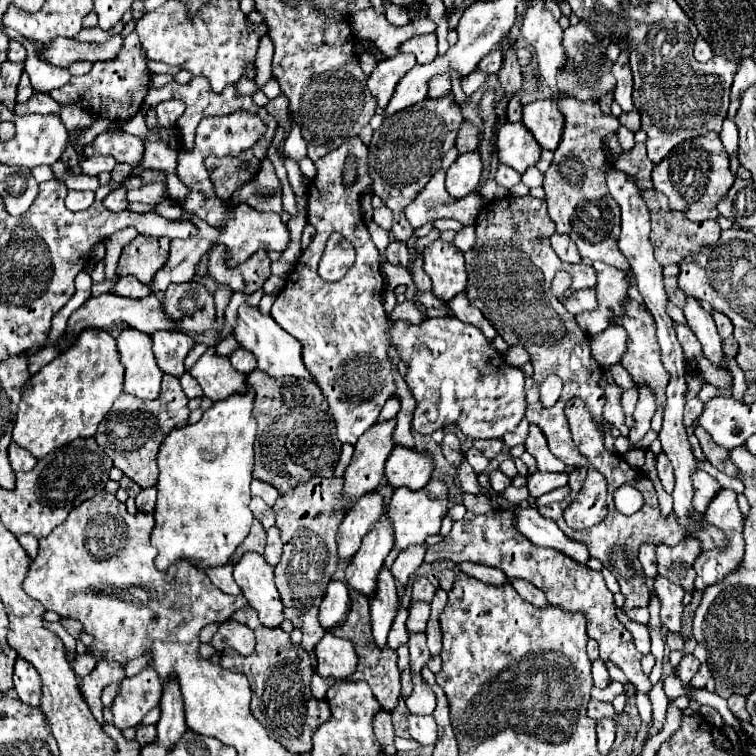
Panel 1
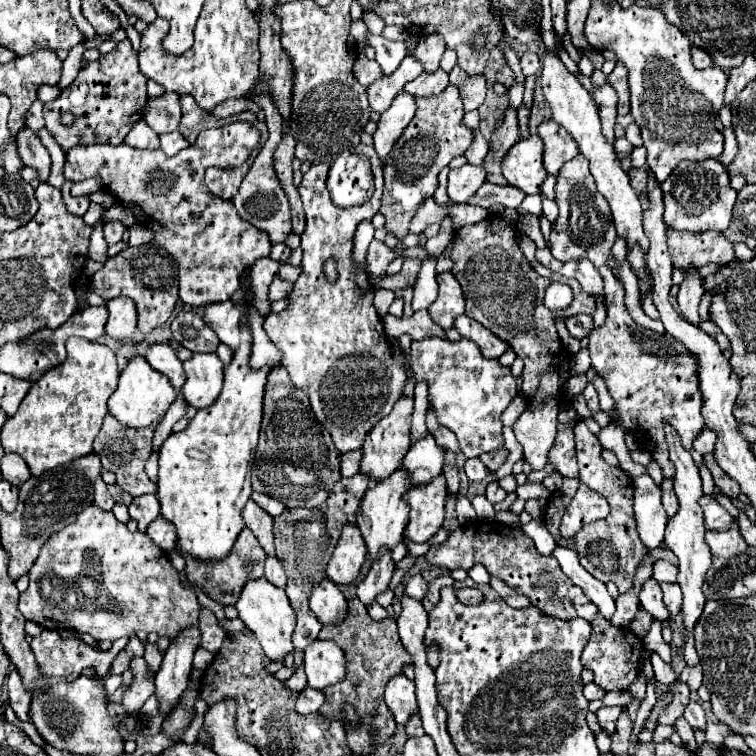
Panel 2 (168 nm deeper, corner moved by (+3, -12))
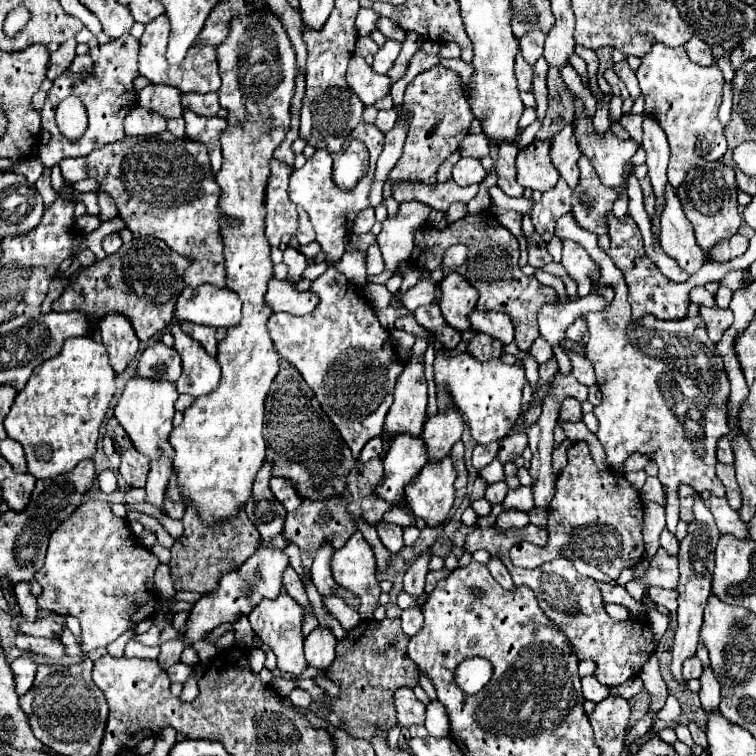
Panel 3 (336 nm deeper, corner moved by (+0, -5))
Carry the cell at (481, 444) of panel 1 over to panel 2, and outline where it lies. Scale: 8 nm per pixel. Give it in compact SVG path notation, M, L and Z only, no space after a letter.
M498 448L498 450L494 450L494 452L486 452L486 454L482 454L480 460L484 462L484 466L486 466L490 472L494 472L494 470L498 470L498 468L504 464L506 456L508 456L506 448Z

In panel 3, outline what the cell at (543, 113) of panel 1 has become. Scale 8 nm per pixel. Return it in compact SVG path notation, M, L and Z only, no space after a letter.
M567 125L559 133L555 133L551 139L551 161L571 189L575 189L579 181L579 167L577 167L579 157L581 157L581 151L577 147L573 127Z

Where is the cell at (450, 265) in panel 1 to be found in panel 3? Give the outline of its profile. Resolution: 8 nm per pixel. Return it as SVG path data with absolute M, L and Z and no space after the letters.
M451 271L449 275L445 275L445 279L439 283L439 309L445 317L445 321L457 329L469 329L469 321L467 315L475 309L477 303L477 291L455 271Z

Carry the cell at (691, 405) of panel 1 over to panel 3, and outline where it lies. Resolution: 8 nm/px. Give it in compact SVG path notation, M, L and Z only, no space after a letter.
M721 437L717 441L717 461L733 465L733 449L731 449L731 443L729 443L729 437Z

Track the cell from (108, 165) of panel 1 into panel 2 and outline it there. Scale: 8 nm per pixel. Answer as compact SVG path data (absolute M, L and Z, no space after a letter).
M90 178L90 180L84 180L84 182L76 182L72 184L72 196L90 196L92 192L98 192L102 190L102 182L96 180L96 178Z

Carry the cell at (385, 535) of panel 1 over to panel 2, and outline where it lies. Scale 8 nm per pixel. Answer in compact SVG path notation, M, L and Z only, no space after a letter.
M396 470L392 472L392 476L388 476L388 480L380 480L380 484L370 484L370 488L366 490L362 504L360 504L360 514L358 514L358 528L366 540L368 546L368 558L378 558L380 548L388 546L394 548L396 544L402 542L402 532L408 524L408 506L404 504L402 496L404 492L408 492L412 486L408 472Z

